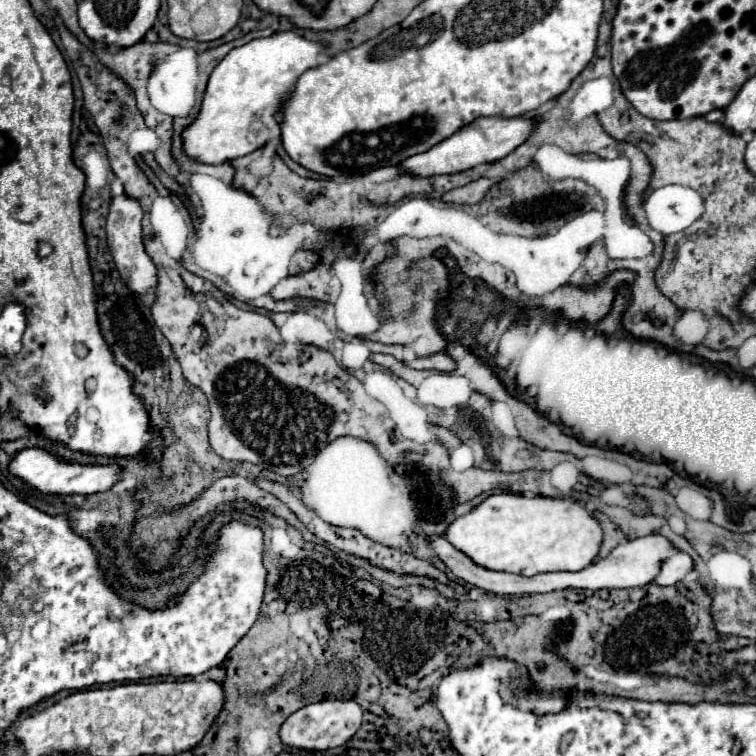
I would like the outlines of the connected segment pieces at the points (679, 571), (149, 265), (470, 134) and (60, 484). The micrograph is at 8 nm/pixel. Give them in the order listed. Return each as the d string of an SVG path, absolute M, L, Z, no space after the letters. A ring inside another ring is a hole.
M674 552L670 558L664 560L660 574L656 574L652 582L658 586L670 586L682 580L682 576L686 576L690 570L692 570L692 558L684 552Z
M116 196L112 198L110 212L106 218L106 232L108 232L108 248L112 252L114 264L126 282L126 286L140 296L140 300L150 308L156 300L156 286L158 286L158 270L152 258L148 258L144 244L142 244L142 208L134 198Z
M476 118L472 124L460 128L456 134L446 138L444 142L432 146L432 150L426 150L424 154L416 154L416 158L406 158L398 166L416 178L428 178L436 174L456 174L470 170L478 164L496 162L504 156L508 156L516 146L520 146L528 134L532 132L532 120L526 118Z
M30 448L30 450L18 452L14 456L14 460L10 462L8 472L12 476L20 478L22 482L30 484L32 488L40 490L42 494L62 494L62 496L70 496L70 494L88 496L88 494L104 492L104 490L112 488L112 484L120 478L118 466L82 466L82 464L60 462L56 456L52 456L50 452L40 450L40 448Z

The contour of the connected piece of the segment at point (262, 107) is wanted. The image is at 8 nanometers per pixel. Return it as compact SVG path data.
M280 32L270 38L258 38L240 48L230 50L228 56L210 74L198 116L194 118L192 124L188 124L182 130L184 154L202 164L224 164L224 162L232 162L234 158L246 156L272 140L278 140L280 126L274 120L274 112L290 94L300 74L304 74L308 68L318 66L320 54L322 54L322 46L318 42L304 40L296 32Z

